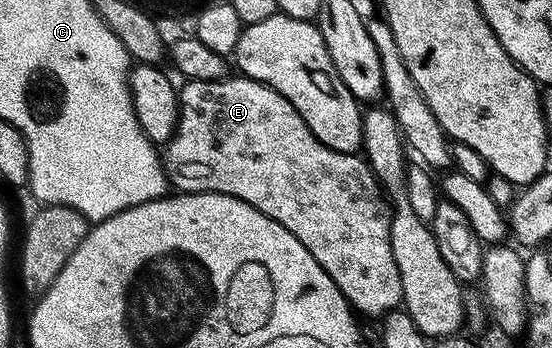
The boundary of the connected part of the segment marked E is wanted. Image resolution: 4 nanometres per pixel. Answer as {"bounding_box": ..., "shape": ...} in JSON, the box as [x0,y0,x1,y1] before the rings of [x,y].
{"bounding_box":[161,78,403,318],"shape":[[[248,78],[233,79],[190,80],[183,84],[184,87],[180,87],[178,121],[174,127],[172,138],[164,145],[161,154],[162,168],[165,170],[168,183],[172,187],[174,185],[176,187],[174,189],[183,194],[209,192],[239,198],[243,202],[247,202],[247,206],[255,206],[255,210],[259,210],[263,214],[267,214],[267,218],[279,222],[279,226],[283,226],[283,230],[291,230],[291,234],[295,234],[295,238],[299,238],[299,242],[303,242],[303,246],[307,246],[311,258],[315,258],[315,262],[319,262],[319,266],[323,266],[323,270],[335,282],[335,286],[339,286],[339,290],[349,301],[349,307],[353,309],[354,313],[360,314],[362,317],[365,315],[384,318],[388,312],[398,311],[403,304],[403,282],[399,278],[399,266],[395,266],[395,254],[391,254],[391,226],[389,225],[391,205],[381,185],[377,183],[377,177],[374,176],[373,169],[369,167],[369,161],[351,152],[340,152],[323,146],[323,142],[319,142],[319,138],[315,138],[315,134],[311,134],[311,130],[307,126],[307,122],[303,122],[299,110],[295,110],[295,106],[291,106],[291,102],[287,102],[287,98],[283,98],[283,94],[279,94],[268,84],[261,84],[258,80]]]}

